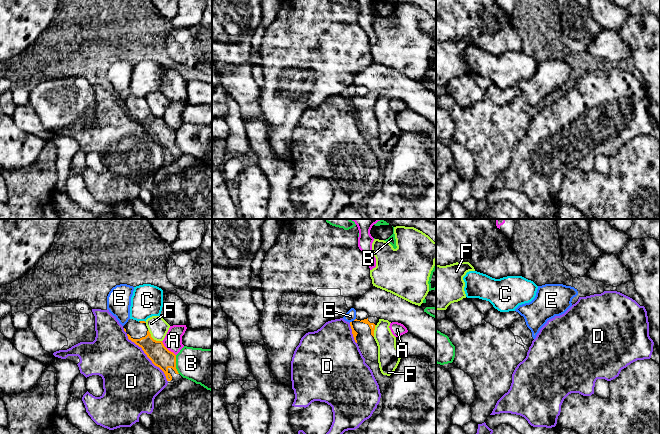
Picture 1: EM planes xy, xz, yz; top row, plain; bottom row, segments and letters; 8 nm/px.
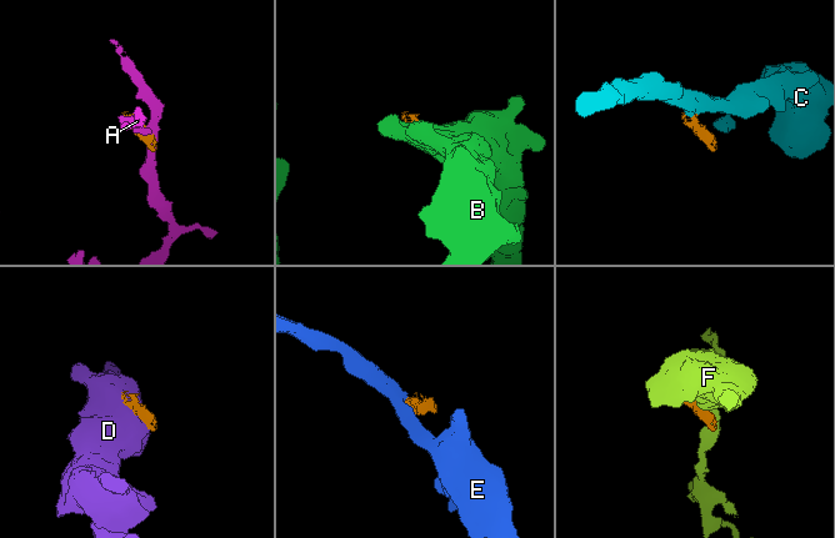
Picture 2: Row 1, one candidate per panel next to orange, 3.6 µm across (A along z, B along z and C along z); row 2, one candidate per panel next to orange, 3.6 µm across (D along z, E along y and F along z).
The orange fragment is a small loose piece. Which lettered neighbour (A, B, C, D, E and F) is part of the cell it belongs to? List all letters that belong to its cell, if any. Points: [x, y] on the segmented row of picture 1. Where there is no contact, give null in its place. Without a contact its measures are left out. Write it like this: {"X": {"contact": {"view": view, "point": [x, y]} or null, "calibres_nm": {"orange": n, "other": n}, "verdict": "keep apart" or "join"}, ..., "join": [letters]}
{"A": {"contact": {"view": "xy", "point": [167, 349]}, "calibres_nm": {"orange": 160, "other": 140}, "verdict": "keep apart"}, "B": {"contact": {"view": "xy", "point": [175, 364]}, "calibres_nm": {"orange": 160, "other": 300}, "verdict": "keep apart"}, "C": {"contact": {"view": "xy", "point": [142, 321]}, "calibres_nm": {"orange": 20, "other": 260}, "verdict": "keep apart"}, "D": {"contact": {"view": "xy", "point": [147, 356]}, "calibres_nm": {"orange": 160, "other": 460}, "verdict": "keep apart"}, "E": {"contact": null, "verdict": "keep apart"}, "F": {"contact": {"view": "xy", "point": [152, 338]}, "calibres_nm": {"orange": 160, "other": 160}, "verdict": "keep apart"}, "join": []}

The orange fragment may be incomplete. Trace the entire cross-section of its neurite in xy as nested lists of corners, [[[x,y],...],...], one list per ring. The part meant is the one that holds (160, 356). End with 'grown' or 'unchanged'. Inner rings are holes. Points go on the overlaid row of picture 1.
[[[129,319],[123,328],[128,339],[141,347],[152,363],[164,372],[168,383],[177,382],[182,378],[176,369],[176,355],[169,351],[162,341],[151,337],[145,321]]]; grown

